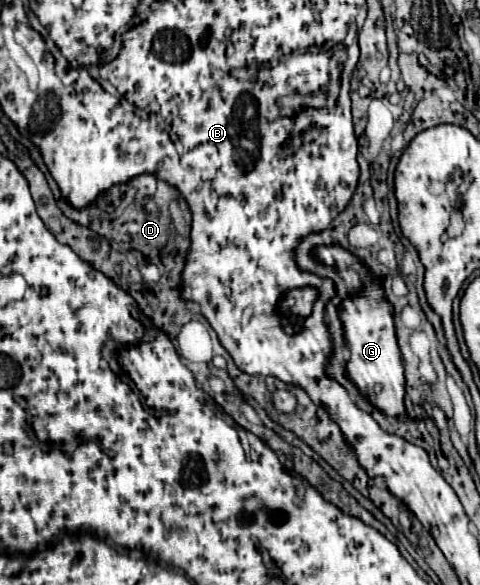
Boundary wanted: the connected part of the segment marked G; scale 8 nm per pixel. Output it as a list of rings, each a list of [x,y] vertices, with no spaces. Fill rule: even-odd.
[[[339,245],[331,247],[317,247],[315,255],[321,263],[333,265],[339,271],[351,267],[361,275],[363,289],[357,297],[345,299],[341,303],[341,321],[345,329],[345,339],[351,349],[351,357],[347,361],[347,375],[349,379],[371,399],[371,403],[381,409],[389,417],[397,417],[405,413],[403,397],[405,397],[405,377],[403,377],[403,361],[399,355],[397,347],[397,337],[395,337],[395,325],[393,325],[393,307],[391,303],[383,297],[383,289],[379,285],[379,279],[369,273],[369,269],[349,251],[345,251]],[[375,383],[383,385],[383,391],[373,395],[371,387]]]

